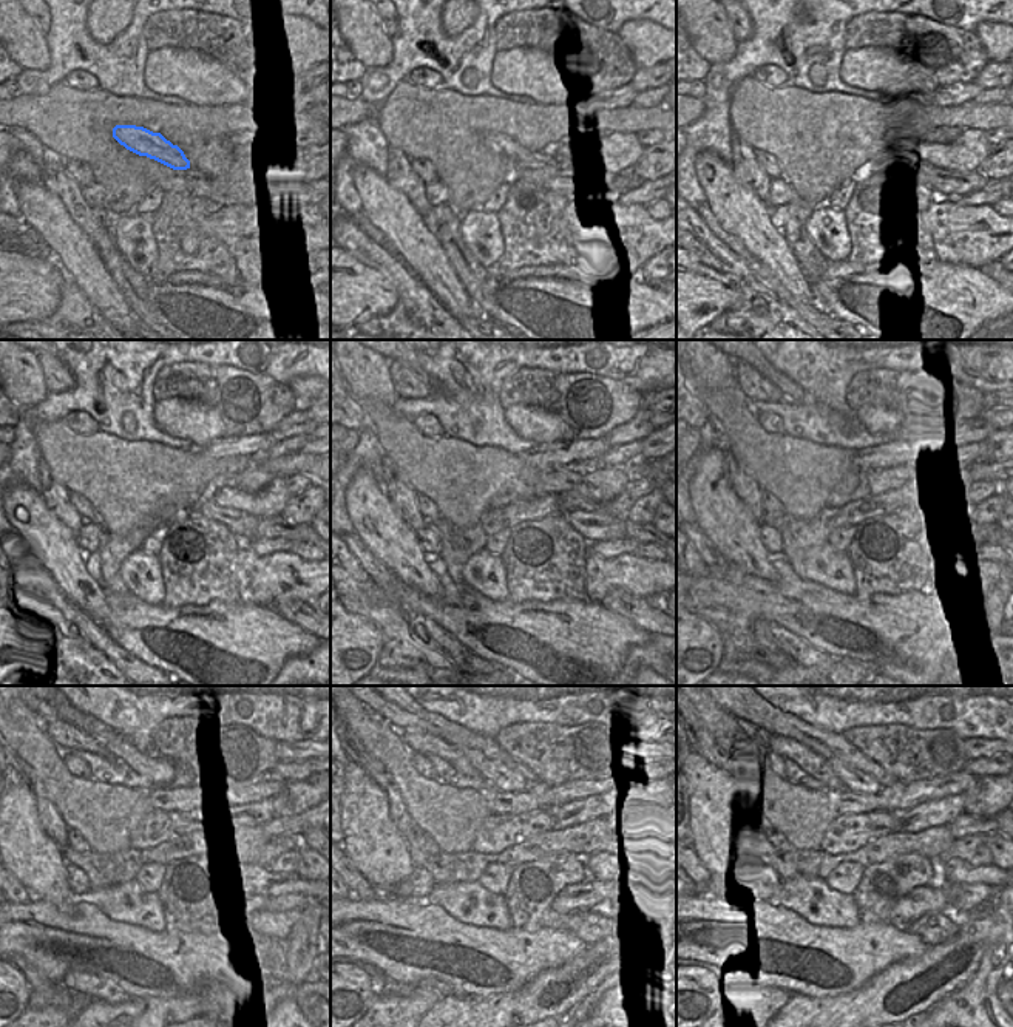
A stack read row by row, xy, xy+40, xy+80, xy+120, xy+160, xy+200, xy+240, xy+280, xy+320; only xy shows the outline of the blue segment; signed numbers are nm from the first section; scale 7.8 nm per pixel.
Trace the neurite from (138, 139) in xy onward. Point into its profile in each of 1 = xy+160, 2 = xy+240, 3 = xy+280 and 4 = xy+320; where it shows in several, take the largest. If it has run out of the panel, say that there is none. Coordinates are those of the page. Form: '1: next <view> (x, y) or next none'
1: next xy+160 (595, 525)
2: next xy+240 (249, 868)
3: next xy+280 (603, 867)
4: next xy+320 (956, 870)

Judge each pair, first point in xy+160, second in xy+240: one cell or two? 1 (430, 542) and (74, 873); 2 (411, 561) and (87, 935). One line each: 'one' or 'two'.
1: one
2: two

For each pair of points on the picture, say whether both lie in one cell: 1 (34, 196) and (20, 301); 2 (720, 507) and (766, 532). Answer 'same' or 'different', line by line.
1: different
2: different

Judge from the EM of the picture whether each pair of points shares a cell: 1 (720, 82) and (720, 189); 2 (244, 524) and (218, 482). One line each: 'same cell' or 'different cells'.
1: different cells
2: different cells

